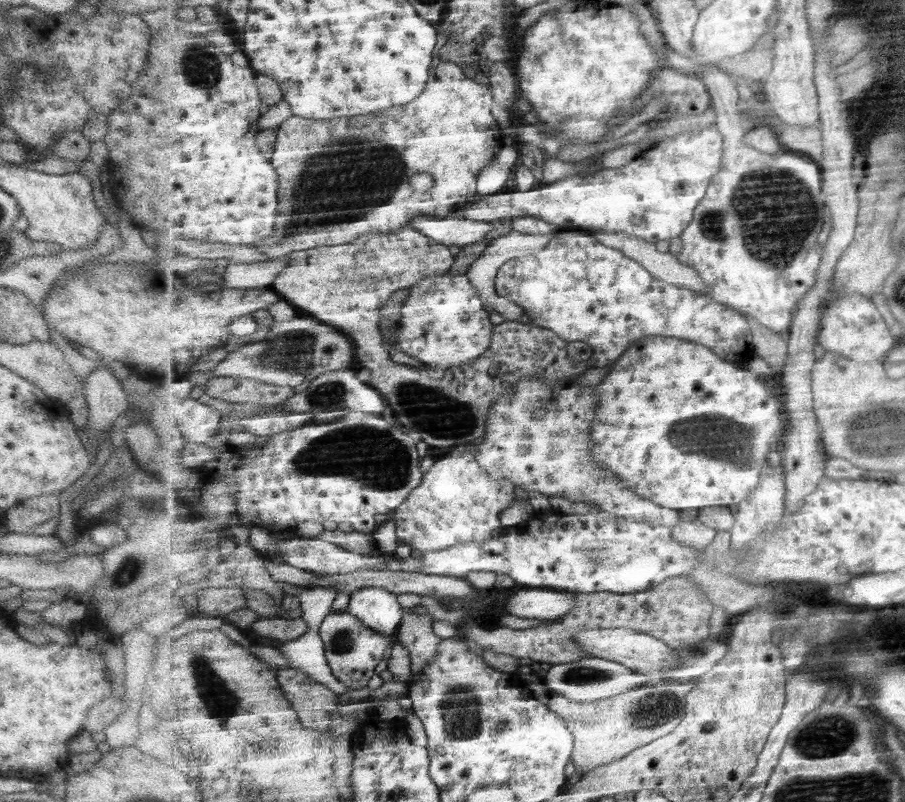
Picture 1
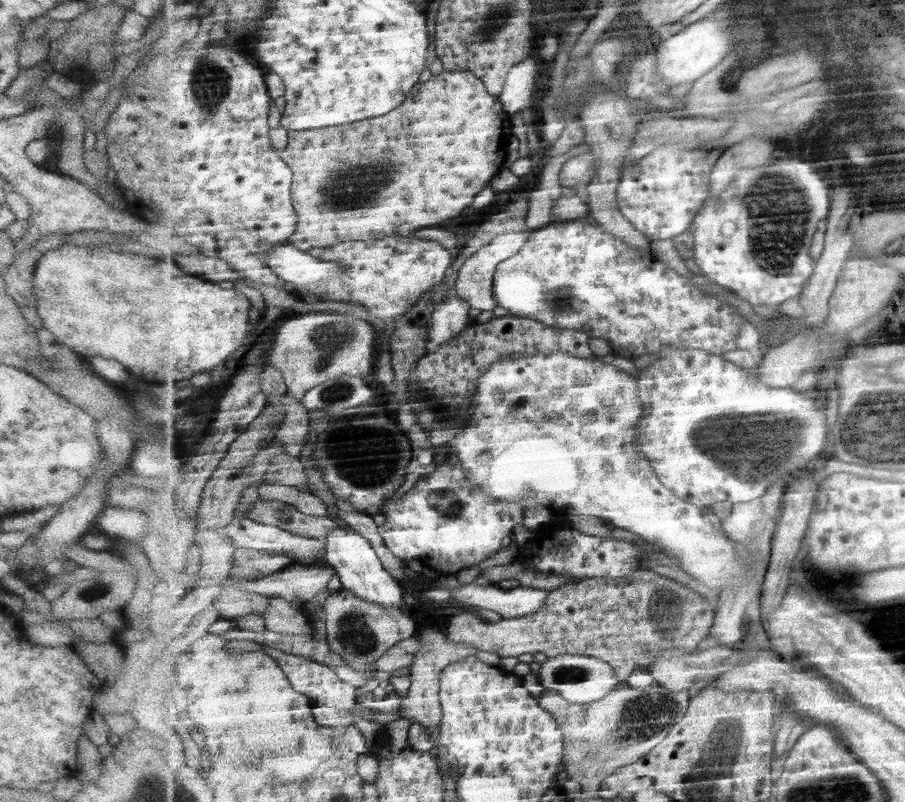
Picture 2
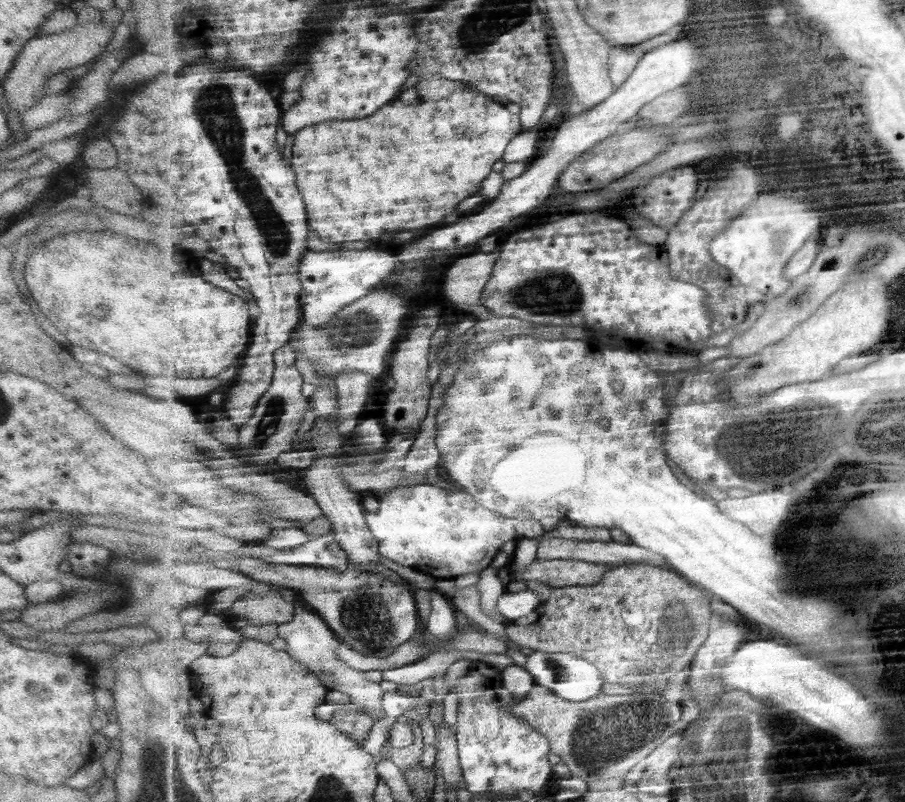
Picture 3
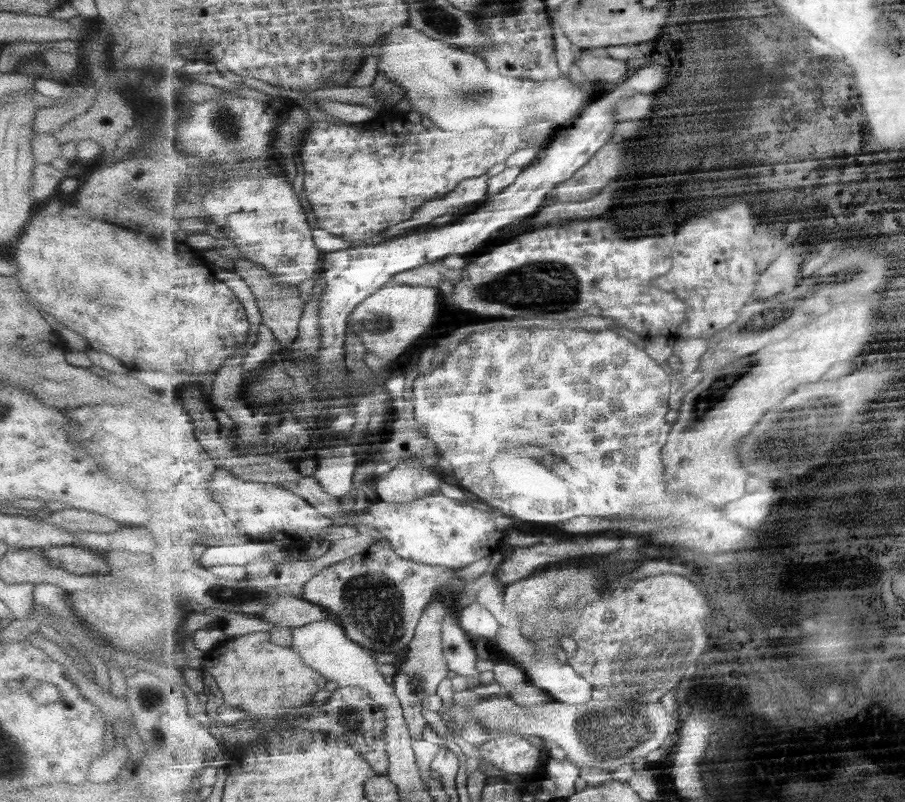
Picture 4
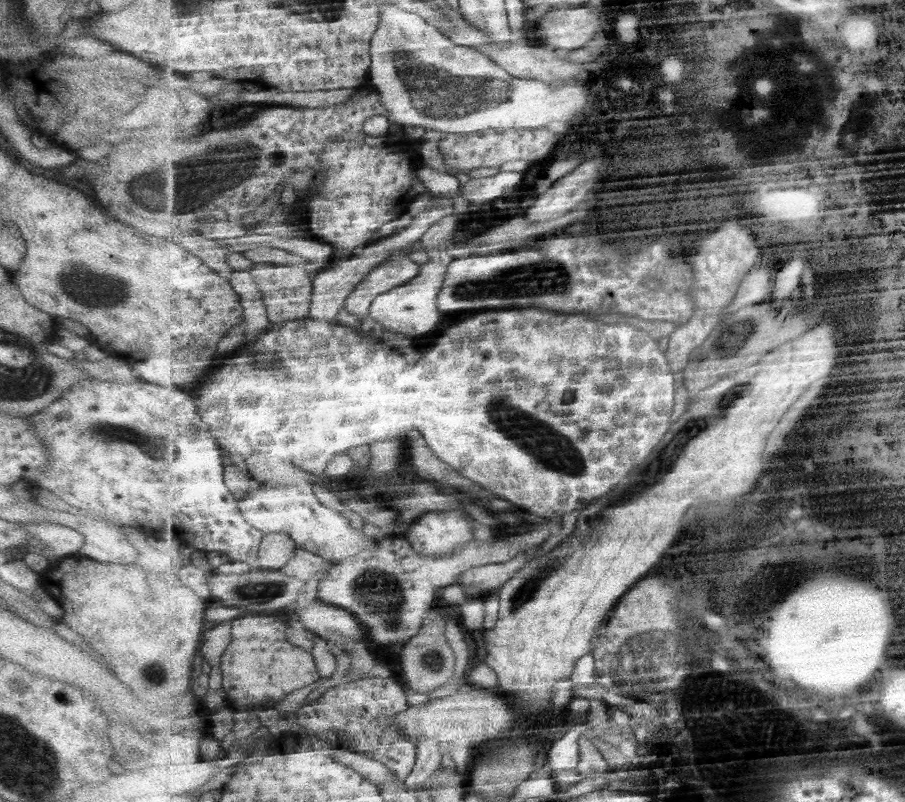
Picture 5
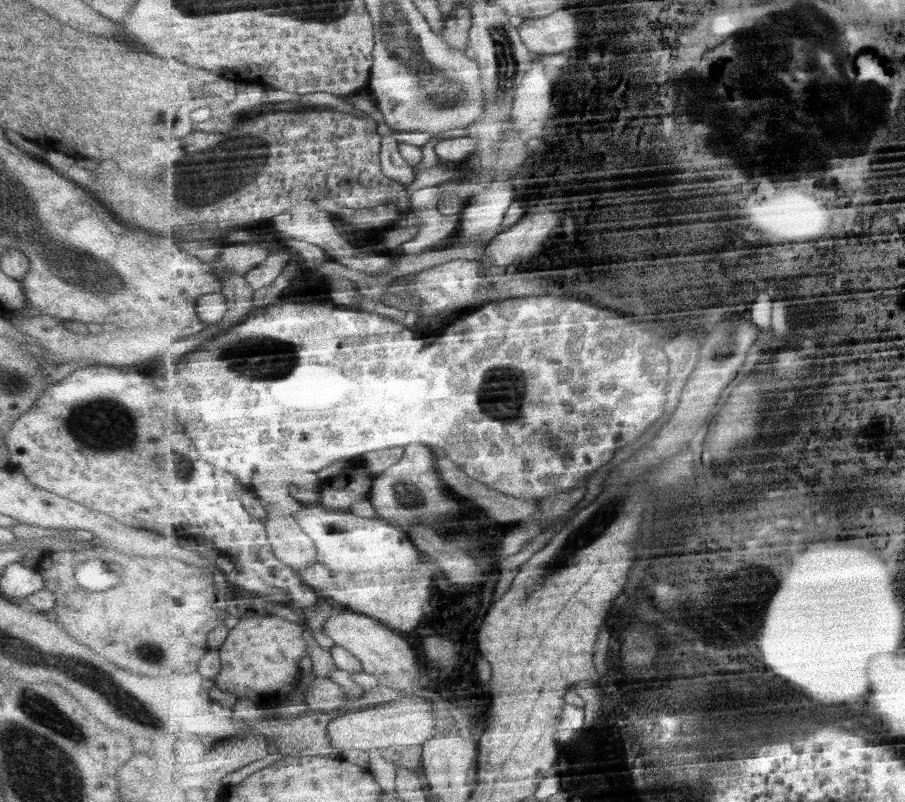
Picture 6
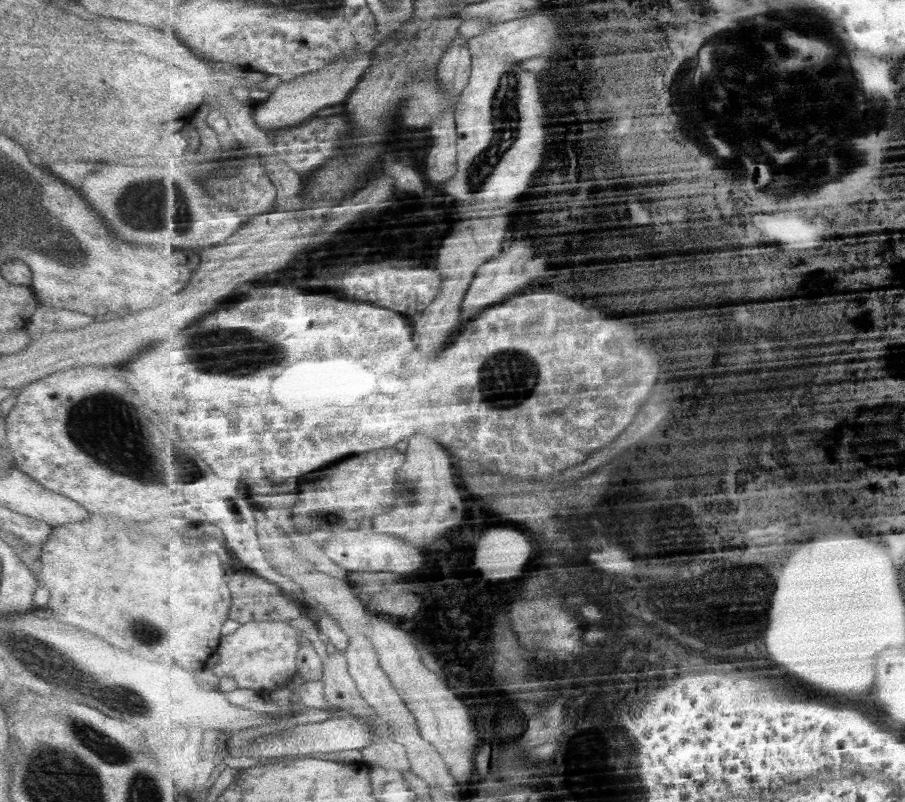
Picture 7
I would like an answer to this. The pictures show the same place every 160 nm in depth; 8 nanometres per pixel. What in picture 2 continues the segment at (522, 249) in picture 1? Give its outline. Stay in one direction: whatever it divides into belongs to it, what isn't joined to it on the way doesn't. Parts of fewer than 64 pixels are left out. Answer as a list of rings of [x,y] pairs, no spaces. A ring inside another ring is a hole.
[[[509,232],[503,234],[503,236],[498,236],[497,240],[495,238],[491,241],[491,244],[483,247],[483,250],[479,254],[474,254],[459,271],[459,276],[456,282],[455,292],[463,299],[466,300],[471,308],[475,310],[493,310],[499,306],[498,300],[494,295],[494,276],[497,267],[501,262],[507,260],[510,256],[520,251],[520,248],[525,246],[527,242],[527,234],[523,232]]]

